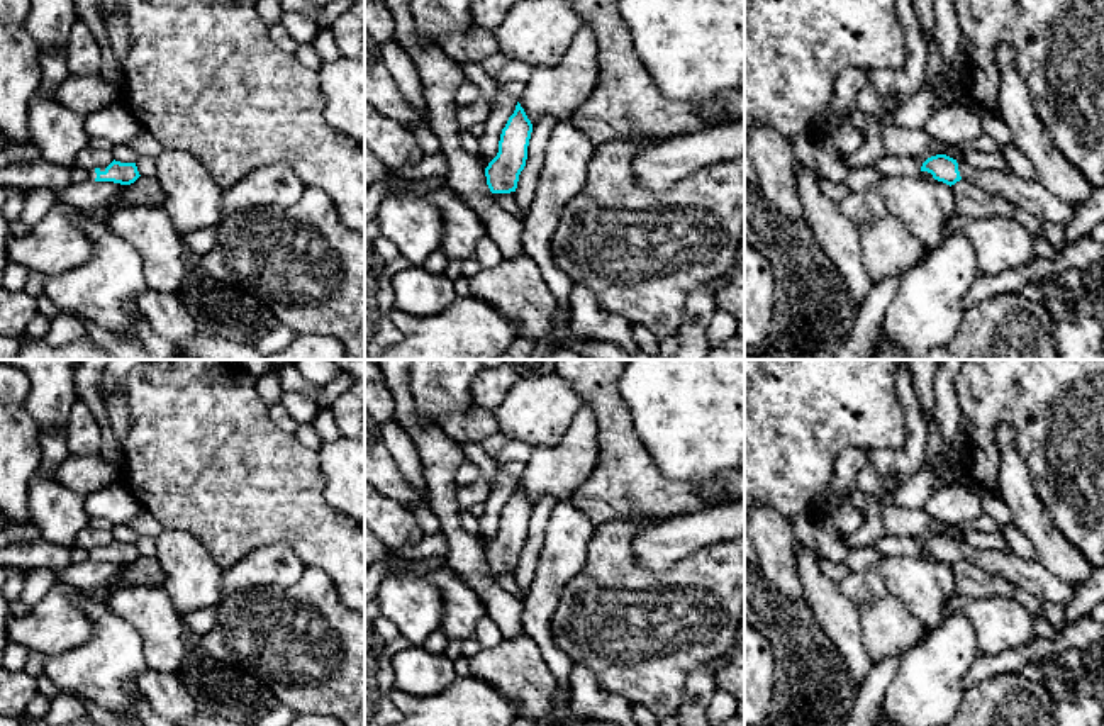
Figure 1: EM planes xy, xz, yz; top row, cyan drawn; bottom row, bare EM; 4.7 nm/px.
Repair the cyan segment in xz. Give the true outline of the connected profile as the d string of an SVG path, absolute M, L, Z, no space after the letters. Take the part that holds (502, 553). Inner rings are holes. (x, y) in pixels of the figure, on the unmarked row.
M517 482L514 494L502 509L499 533L485 548L487 565L492 573L516 572L519 555L526 546L532 504Z

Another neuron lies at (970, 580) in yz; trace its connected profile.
M956 561L951 565L955 575L955 590L965 597L987 599L987 597L1004 597L1019 602L1034 616L1045 616L1045 600L1024 592L1012 582L1002 578L1001 575L992 575L984 568L972 565L968 561Z

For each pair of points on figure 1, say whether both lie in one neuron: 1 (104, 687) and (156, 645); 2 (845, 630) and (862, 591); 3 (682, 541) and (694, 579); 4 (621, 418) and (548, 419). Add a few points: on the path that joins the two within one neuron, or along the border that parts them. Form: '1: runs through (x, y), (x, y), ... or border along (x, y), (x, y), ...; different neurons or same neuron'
1: border along (122, 621), (139, 635), (143, 657), (150, 667); different neurons
2: border along (838, 584), (838, 589), (857, 609); different neurons
3: border along (724, 540), (702, 545), (667, 569), (650, 570); different neurons
4: border along (562, 377), (582, 404); different neurons

